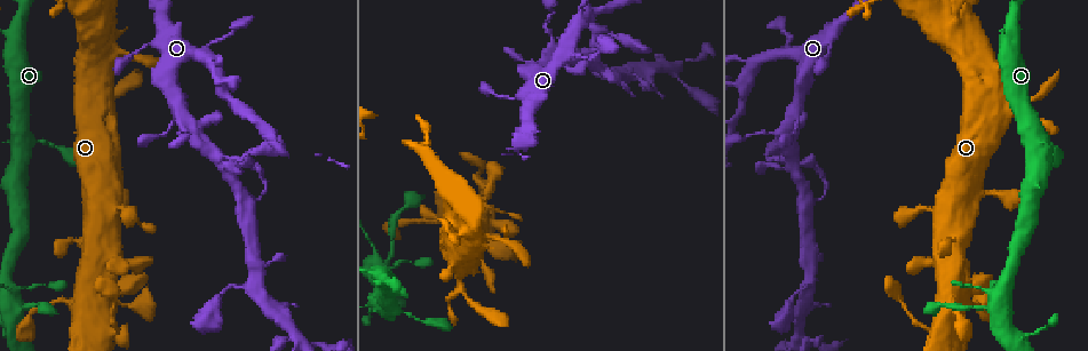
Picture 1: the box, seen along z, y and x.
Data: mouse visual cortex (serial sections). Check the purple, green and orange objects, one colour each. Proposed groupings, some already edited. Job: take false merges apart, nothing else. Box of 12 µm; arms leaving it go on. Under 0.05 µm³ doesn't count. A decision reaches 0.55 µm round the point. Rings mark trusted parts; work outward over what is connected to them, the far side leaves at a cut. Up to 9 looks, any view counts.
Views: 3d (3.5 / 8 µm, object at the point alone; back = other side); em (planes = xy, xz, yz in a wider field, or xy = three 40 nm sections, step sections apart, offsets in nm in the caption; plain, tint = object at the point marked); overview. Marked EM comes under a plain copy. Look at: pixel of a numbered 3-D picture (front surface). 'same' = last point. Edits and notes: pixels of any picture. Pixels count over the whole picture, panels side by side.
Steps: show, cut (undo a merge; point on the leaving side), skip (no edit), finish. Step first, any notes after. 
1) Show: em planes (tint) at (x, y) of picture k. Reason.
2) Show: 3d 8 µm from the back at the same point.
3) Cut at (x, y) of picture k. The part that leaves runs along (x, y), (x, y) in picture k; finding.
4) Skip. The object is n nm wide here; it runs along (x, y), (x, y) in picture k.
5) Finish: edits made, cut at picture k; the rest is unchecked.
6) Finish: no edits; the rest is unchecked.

Show: 3d 3.5 µm at (184, 126) of picture 1. Sharp bend.

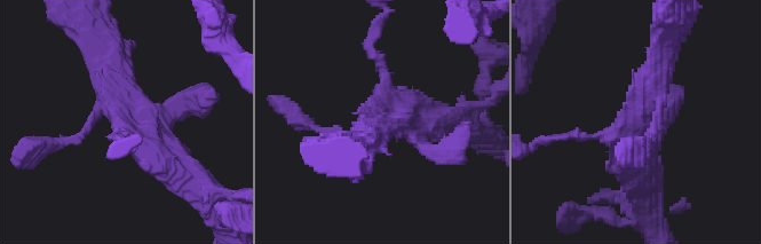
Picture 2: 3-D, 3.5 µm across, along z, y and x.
Show: em xy step 3 (tint) at (643, 119) of picture 2.

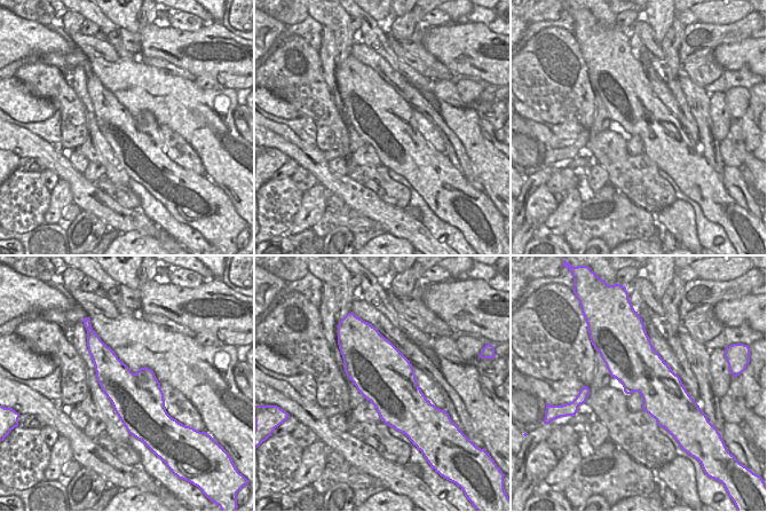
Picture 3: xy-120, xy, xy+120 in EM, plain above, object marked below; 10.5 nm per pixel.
Skip. All the same cell.

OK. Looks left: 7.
Show: 3d 3.5 µm at (806, 200) of picture 1. A fork.

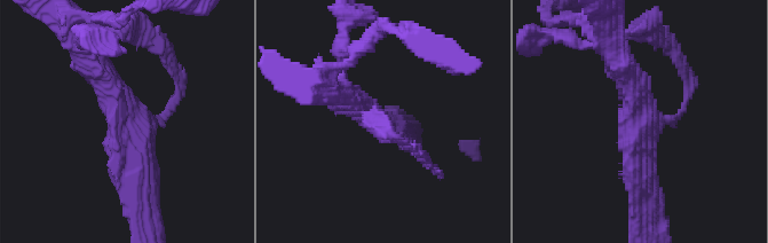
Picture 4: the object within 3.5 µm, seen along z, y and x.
Skip. 3 arms meet here; it runs along (85, 56), (127, 112), (141, 194) in picture 4; all the same cell.

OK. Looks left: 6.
Show: 3d 3.5 µm at (958, 17) of picture 1. Sudden change in width.

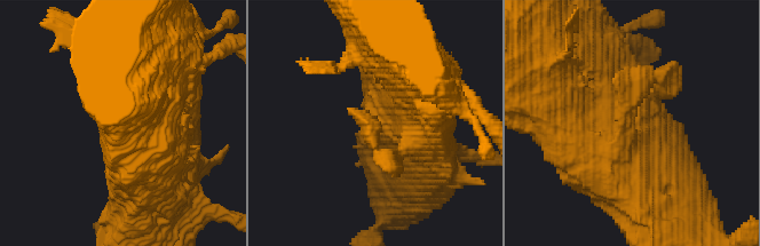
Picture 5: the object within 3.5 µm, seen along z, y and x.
Show: em planes (tint) at (629, 123) of picture 5. Shape alone is not enough.

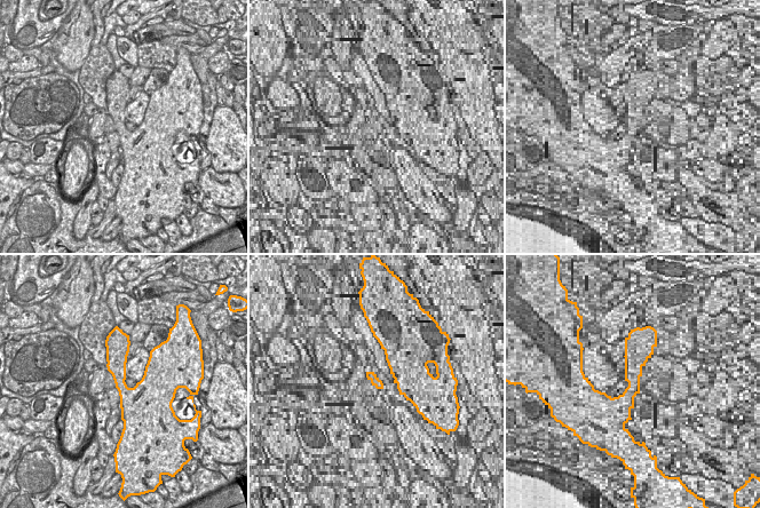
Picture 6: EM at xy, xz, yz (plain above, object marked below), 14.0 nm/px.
Skip. It runs along (140, 175), (95, 73) in picture 5; continuous, no second cell.

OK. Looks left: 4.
Show: 3d 3.5 µm at (27, 139) of picture 1. Three arms meet.

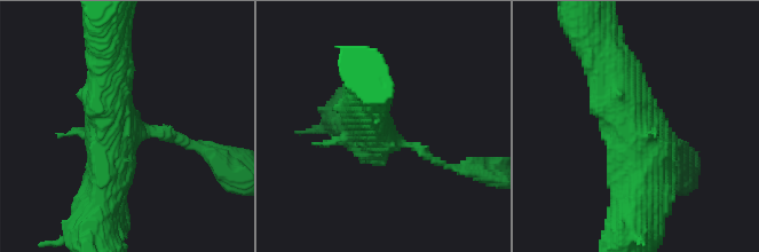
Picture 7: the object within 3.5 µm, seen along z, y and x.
Skip. It runs along (609, 62), (635, 136), (638, 213) in picture 7; continuous, no second cell.

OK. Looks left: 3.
Finish: no edits; the rest is unchecked.

